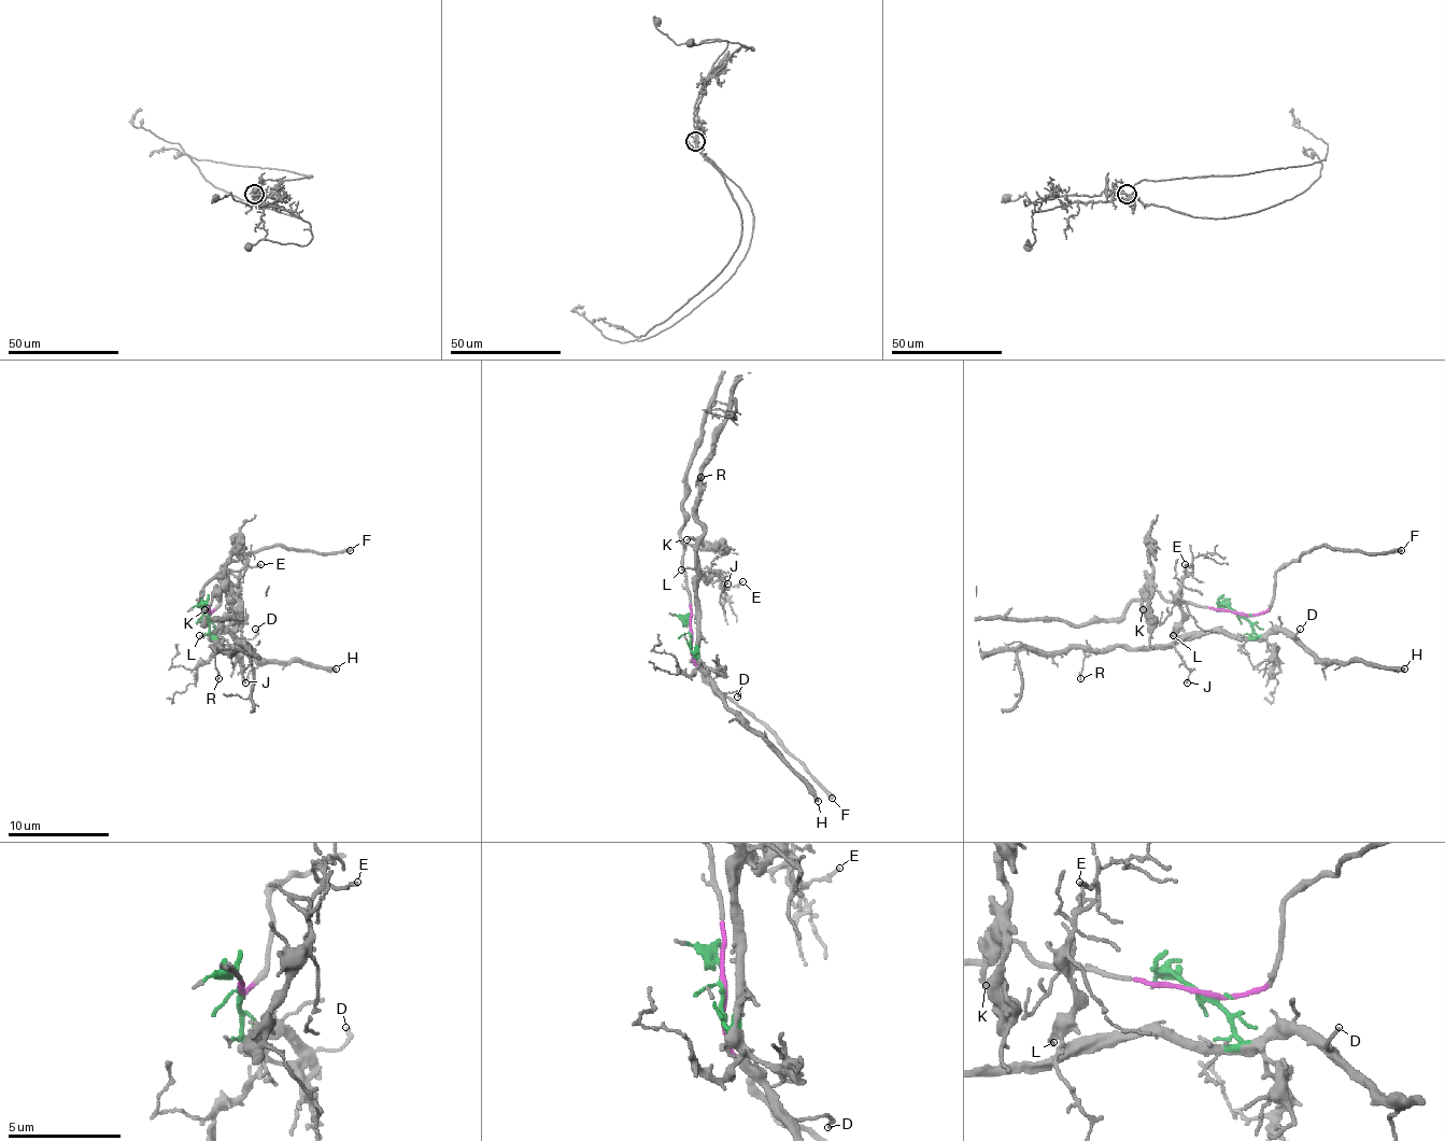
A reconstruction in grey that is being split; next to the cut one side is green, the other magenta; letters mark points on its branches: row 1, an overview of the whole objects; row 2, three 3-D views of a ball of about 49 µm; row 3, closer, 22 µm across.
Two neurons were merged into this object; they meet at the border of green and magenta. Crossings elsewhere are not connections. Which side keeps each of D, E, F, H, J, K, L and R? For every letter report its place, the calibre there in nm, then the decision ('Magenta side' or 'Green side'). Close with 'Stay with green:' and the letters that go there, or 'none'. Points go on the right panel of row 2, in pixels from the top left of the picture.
D: Place: (1300, 629). Thickness 140 nm. Green side
E: Place: (1185, 564). Thickness 140 nm. Green side
F: Place: (1401, 550). Thickness 320 nm. Magenta side
H: Place: (1404, 668). Thickness 320 nm. Green side
J: Place: (1187, 682). Thickness 120 nm. Green side
K: Place: (1143, 609). Thickness 170 nm. Magenta side
L: Place: (1173, 635). Thickness 140 nm. Green side
R: Place: (1080, 678). Thickness 120 nm. Green side
Stay with green: D, E, H, J, L, R

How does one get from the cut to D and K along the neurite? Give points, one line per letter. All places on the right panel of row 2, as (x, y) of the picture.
D: (1240, 613), (1260, 636), (1285, 631), (1295, 638), (1301, 629)
K: (1240, 613), (1165, 601), (1153, 590), (1148, 577), (1143, 610)

